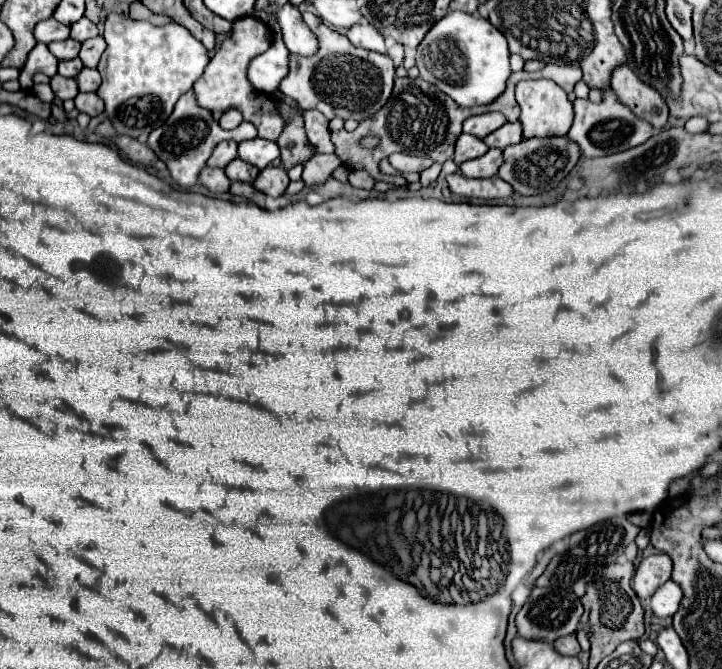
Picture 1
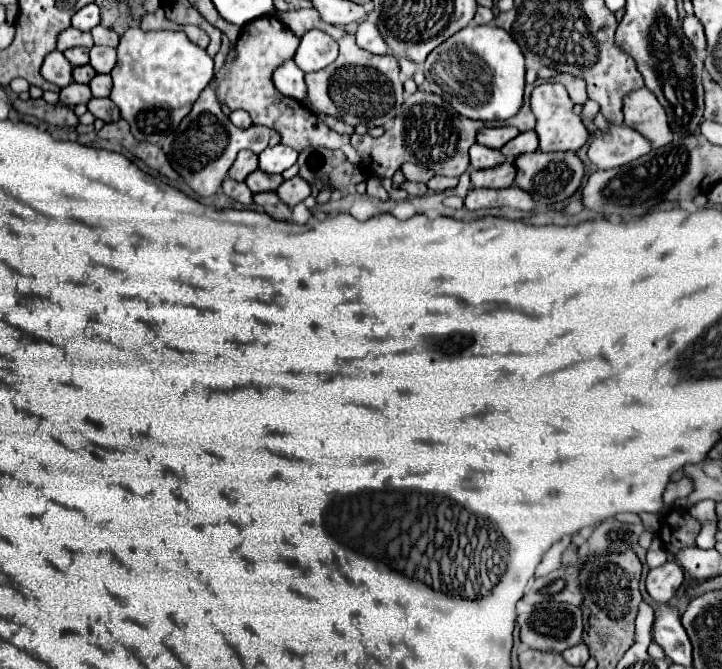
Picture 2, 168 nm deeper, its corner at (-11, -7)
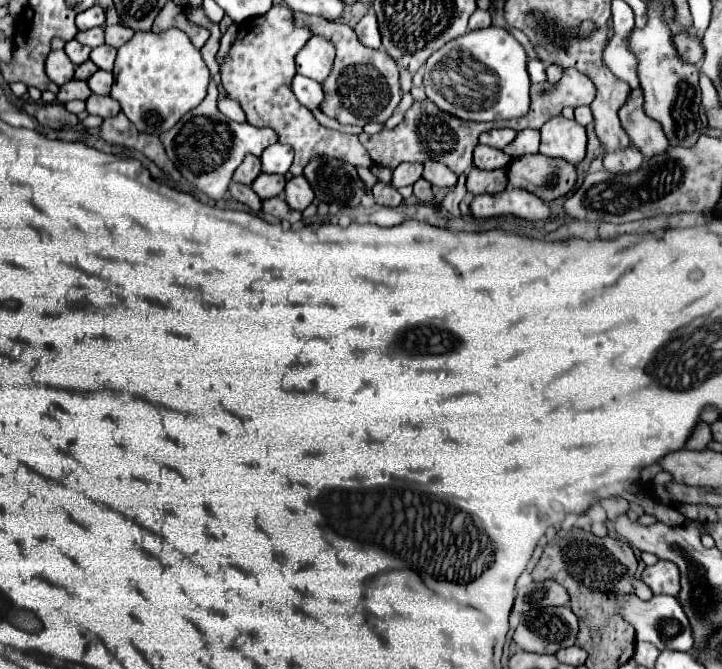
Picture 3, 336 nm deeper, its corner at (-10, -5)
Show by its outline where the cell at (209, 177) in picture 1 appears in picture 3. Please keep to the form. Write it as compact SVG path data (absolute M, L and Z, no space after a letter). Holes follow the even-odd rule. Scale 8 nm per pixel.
M231 183L231 185L229 185L229 193L231 193L233 199L237 199L239 203L251 207L253 211L261 211L261 199L257 197L257 193L255 193L249 185Z

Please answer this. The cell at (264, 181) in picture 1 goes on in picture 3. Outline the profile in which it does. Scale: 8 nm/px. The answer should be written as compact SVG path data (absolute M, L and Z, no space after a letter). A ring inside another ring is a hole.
M303 175L299 177L293 177L287 181L285 185L285 201L291 209L297 209L297 211L303 211L311 201L313 201L313 189L311 185L307 183L307 179Z

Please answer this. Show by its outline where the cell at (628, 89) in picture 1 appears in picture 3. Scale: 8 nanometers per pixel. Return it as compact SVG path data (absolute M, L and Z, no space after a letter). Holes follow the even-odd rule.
M633 89L627 103L619 109L619 119L623 123L623 129L631 137L633 145L645 155L653 157L659 151L669 147L669 141L659 125L659 121L647 117L643 109L643 91Z

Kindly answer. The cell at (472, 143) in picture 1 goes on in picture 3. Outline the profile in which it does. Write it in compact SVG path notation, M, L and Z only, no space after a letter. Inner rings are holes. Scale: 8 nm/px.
M477 145L473 151L473 159L475 159L475 167L479 169L503 169L511 161L511 157L507 157L503 151L487 145Z

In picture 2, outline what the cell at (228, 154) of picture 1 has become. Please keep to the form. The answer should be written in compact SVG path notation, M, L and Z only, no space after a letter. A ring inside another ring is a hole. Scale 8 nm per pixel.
M240 151L236 163L228 171L228 177L234 181L244 181L256 169L258 169L258 155L252 151Z

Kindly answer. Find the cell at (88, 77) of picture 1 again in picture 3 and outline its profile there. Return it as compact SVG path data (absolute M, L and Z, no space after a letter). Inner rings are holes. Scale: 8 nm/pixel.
M97 71L95 75L91 75L91 79L87 83L95 95L109 95L111 85L113 85L113 73Z

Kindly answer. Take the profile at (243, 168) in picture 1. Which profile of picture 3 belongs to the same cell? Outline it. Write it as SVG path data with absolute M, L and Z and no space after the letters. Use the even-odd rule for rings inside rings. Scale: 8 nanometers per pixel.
M261 173L253 183L251 189L261 197L261 199L269 199L269 197L277 197L283 193L285 187L285 177L283 175L269 175L269 173Z

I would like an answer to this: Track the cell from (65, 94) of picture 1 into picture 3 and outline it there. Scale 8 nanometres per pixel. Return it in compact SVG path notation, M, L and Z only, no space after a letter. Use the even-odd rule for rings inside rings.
M67 81L65 85L59 87L59 93L57 93L57 101L59 103L67 103L67 101L73 101L73 99L81 99L81 101L87 101L87 97L91 95L91 89L87 85L87 81Z

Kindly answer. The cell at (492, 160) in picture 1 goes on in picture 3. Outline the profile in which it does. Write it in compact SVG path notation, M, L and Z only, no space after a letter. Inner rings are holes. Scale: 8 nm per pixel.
M473 167L471 173L467 175L467 189L473 195L497 193L497 191L503 191L505 187L507 187L507 173L505 173L505 169L481 171L481 169Z

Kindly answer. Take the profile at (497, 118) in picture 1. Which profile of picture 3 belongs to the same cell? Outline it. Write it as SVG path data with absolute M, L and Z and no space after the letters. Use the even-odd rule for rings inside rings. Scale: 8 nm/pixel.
M491 129L491 131L485 131L481 137L479 137L479 143L481 145L487 145L487 147L495 147L495 149L503 149L505 145L509 145L513 139L515 139L517 131L513 129Z

